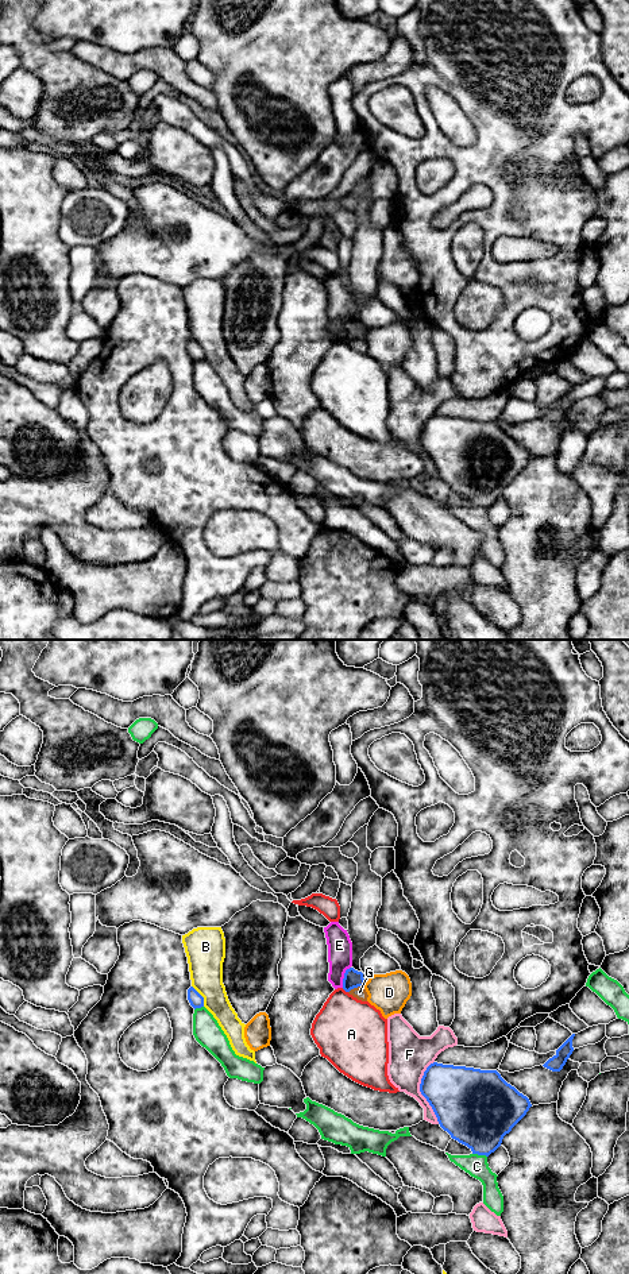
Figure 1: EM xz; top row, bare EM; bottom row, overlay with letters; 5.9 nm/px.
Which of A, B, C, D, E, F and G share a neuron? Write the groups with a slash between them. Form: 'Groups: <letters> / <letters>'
Groups: A / B / C / D / E / F / G

